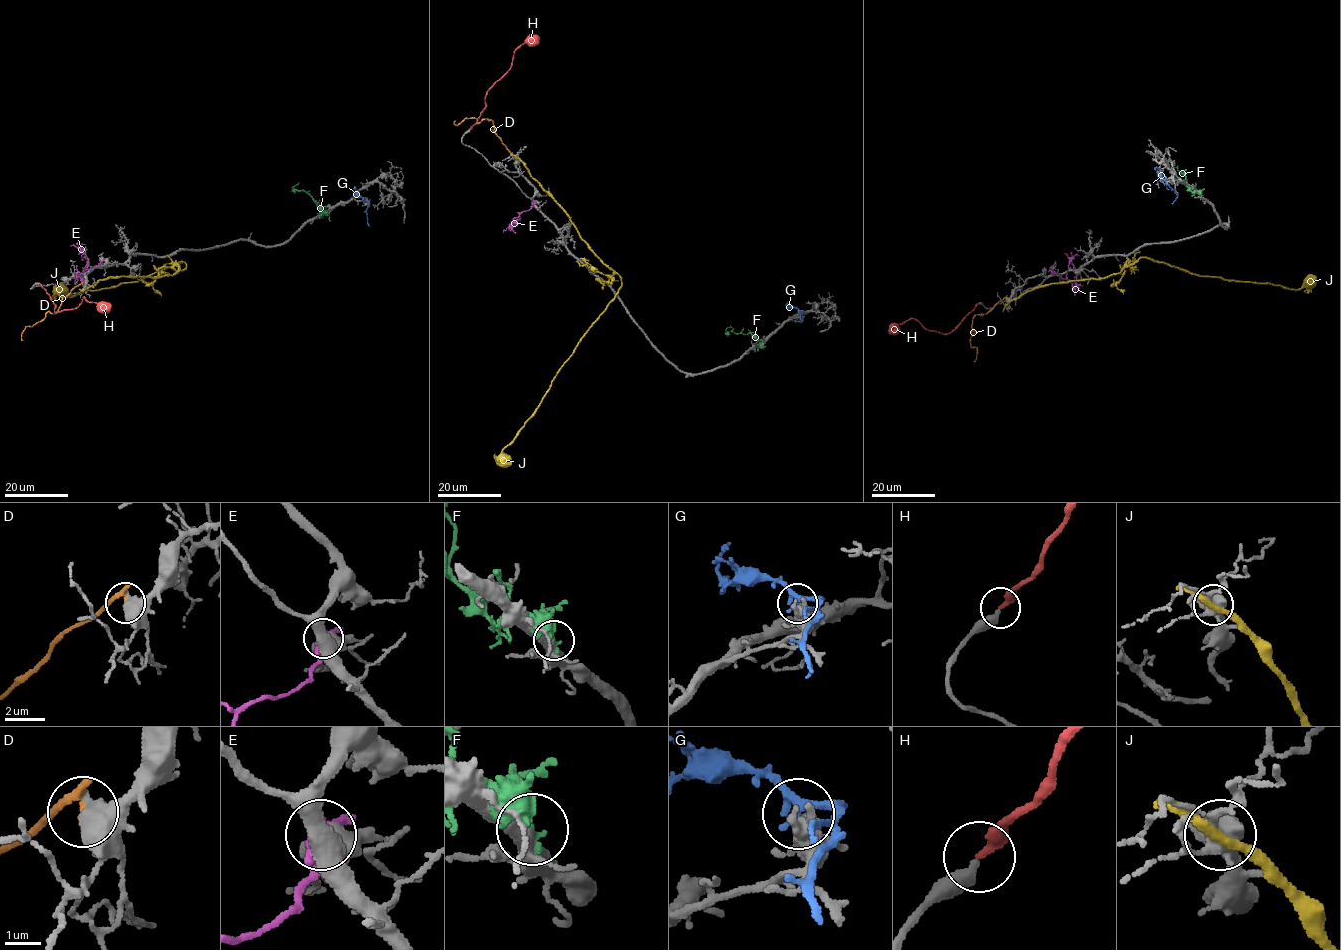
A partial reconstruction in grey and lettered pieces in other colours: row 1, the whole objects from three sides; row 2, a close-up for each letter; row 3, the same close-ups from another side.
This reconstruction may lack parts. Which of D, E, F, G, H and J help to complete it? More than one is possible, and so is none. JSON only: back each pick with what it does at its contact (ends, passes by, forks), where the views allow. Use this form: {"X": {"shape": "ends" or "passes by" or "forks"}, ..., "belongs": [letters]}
{"H": {"shape": "ends"}, "belongs": ["H"]}

